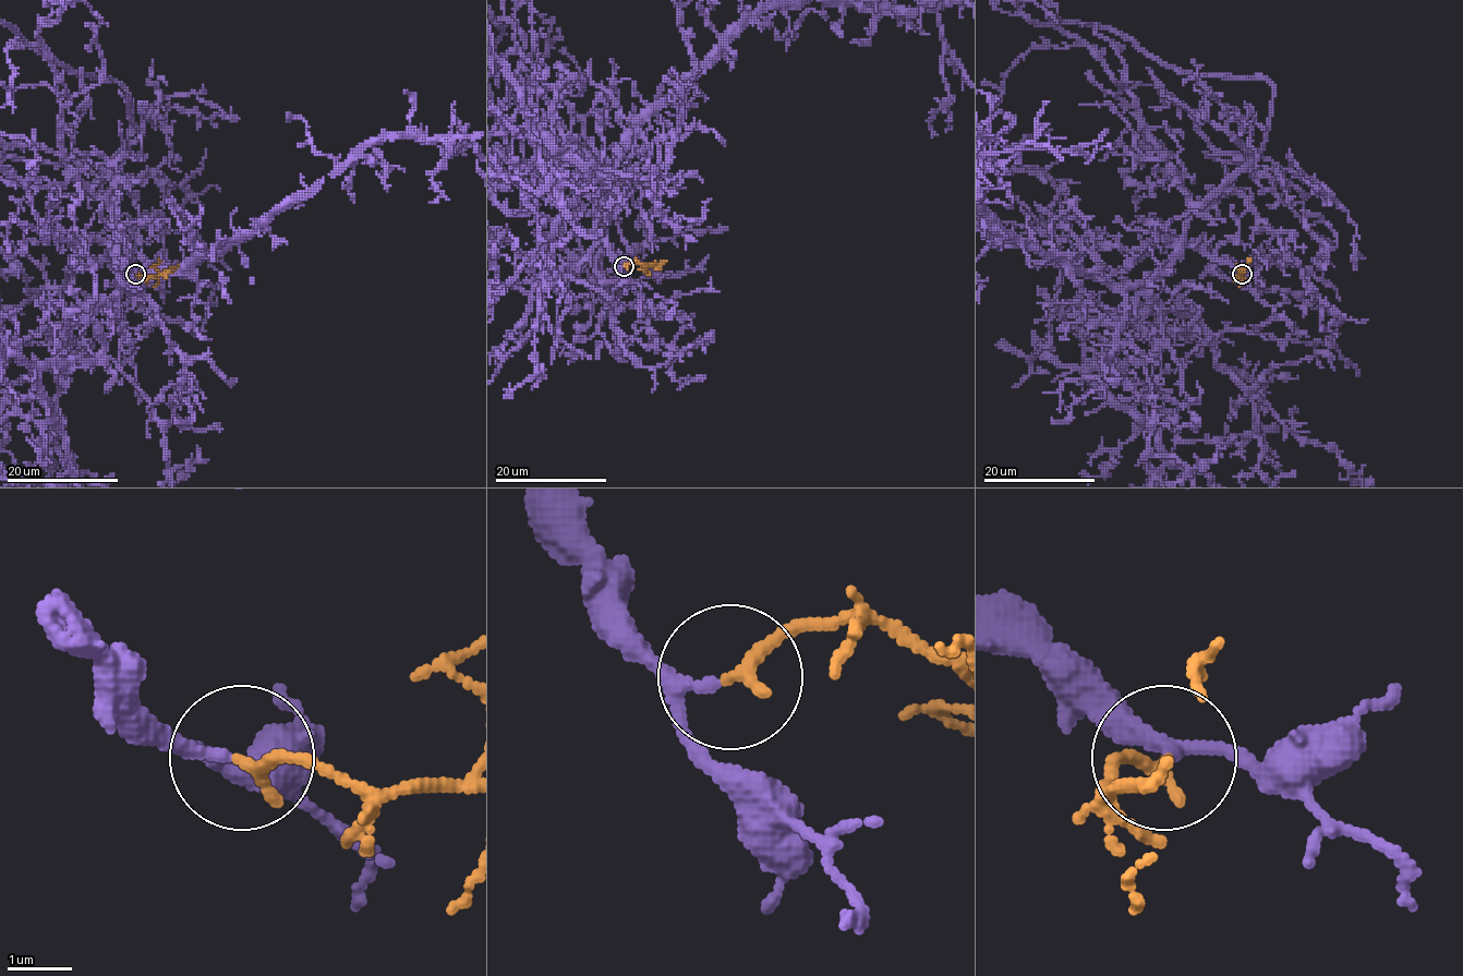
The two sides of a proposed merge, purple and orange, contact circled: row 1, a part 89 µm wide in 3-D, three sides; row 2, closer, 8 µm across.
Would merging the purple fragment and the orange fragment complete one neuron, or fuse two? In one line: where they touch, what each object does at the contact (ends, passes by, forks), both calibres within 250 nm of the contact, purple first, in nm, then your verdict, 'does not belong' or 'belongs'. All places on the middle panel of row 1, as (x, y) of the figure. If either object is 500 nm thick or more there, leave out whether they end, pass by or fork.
(624, 266) | purple passes by | orange ends | 170/240 nm | belongs

